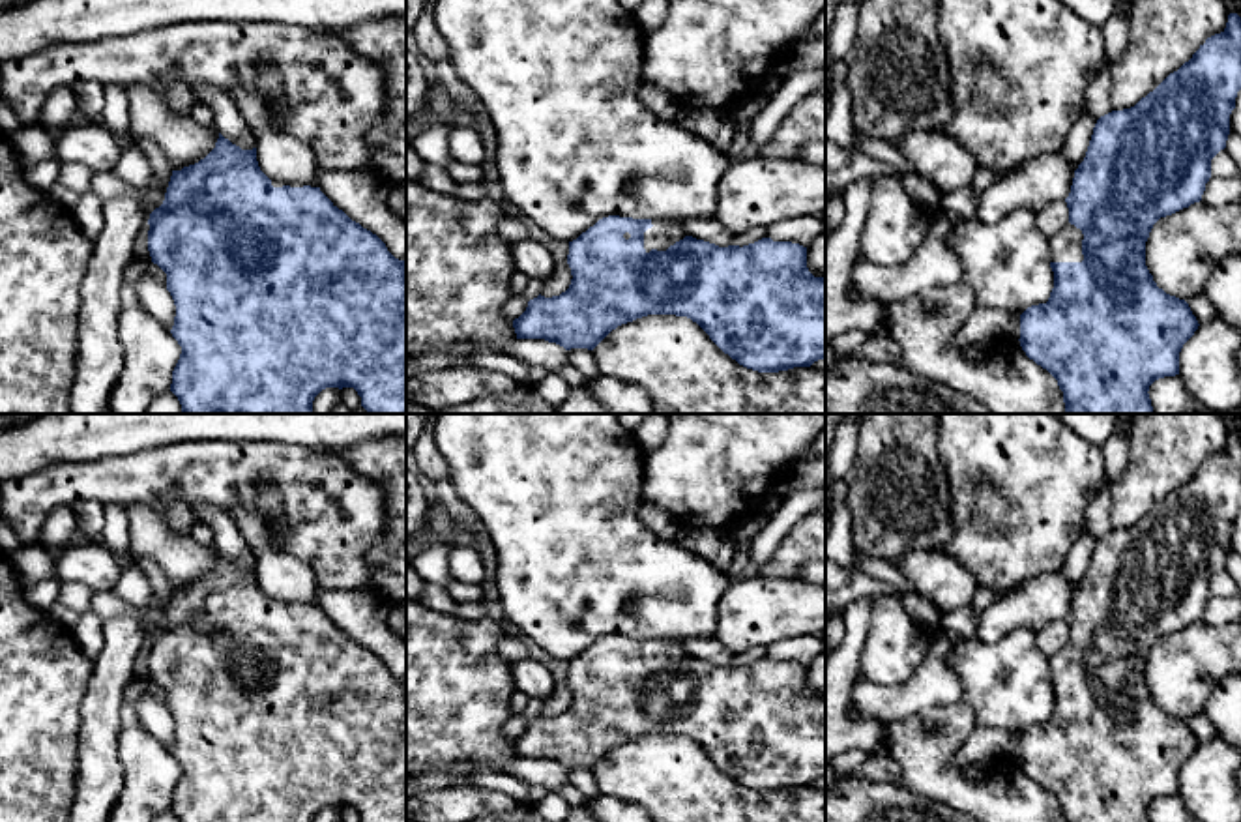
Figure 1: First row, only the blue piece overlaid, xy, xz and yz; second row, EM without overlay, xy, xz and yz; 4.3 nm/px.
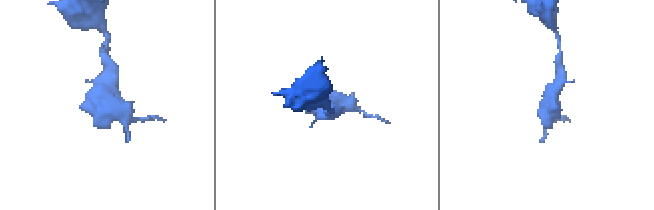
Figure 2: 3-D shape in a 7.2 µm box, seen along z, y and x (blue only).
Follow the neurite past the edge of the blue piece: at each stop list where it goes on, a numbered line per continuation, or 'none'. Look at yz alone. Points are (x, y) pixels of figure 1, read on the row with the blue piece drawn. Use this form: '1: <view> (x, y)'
1: yz (1065, 246)

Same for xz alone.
1: xz (663, 234)

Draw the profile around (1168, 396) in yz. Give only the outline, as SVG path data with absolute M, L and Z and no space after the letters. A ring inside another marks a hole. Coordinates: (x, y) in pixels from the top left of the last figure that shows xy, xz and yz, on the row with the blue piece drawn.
M1179 374L1155 380L1147 393L1153 414L1187 414L1192 403Z

